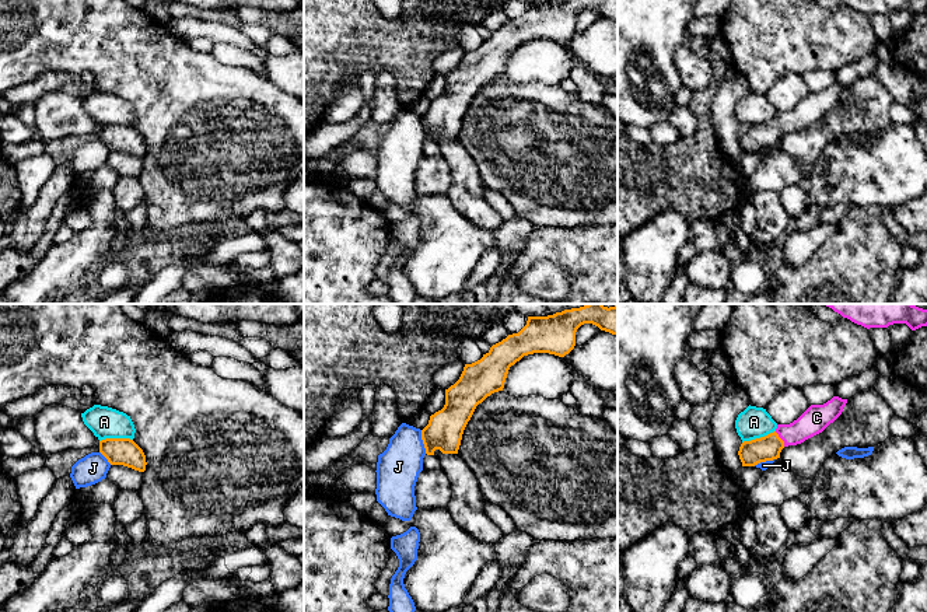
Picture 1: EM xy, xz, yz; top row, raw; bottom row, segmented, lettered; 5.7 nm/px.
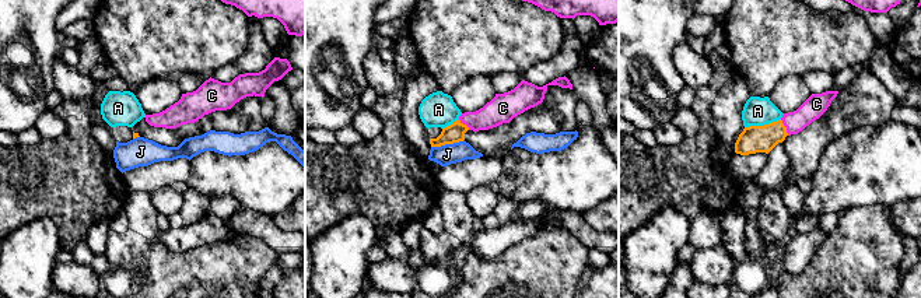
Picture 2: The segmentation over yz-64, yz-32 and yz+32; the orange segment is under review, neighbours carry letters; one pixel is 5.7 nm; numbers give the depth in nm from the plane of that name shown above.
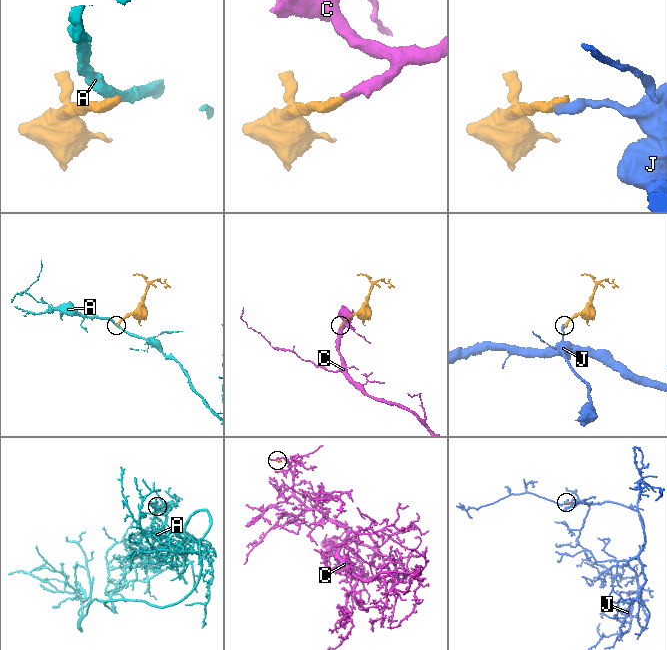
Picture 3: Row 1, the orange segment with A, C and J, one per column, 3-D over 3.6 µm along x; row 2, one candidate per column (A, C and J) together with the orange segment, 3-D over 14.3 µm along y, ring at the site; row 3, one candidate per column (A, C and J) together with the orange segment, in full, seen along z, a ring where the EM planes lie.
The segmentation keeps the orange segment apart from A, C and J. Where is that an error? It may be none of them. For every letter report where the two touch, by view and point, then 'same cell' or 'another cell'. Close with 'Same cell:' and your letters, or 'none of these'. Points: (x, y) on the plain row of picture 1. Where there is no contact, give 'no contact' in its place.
A: xy (115, 125) | another cell
C: yz (780, 125) | same cell
J: xz (423, 128) | another cell
Same cell: C

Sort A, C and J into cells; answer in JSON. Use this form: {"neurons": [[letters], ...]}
{"neurons": [["A"], ["C"], ["J"]]}

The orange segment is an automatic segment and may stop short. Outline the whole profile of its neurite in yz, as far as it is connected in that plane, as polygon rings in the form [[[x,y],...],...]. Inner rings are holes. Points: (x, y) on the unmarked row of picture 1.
[[[833,83],[823,91],[811,91],[790,111],[777,111],[777,115],[760,125],[744,127],[738,141],[742,153],[755,153],[760,148],[780,144],[784,133],[797,132],[822,119],[843,98],[847,85]]]

